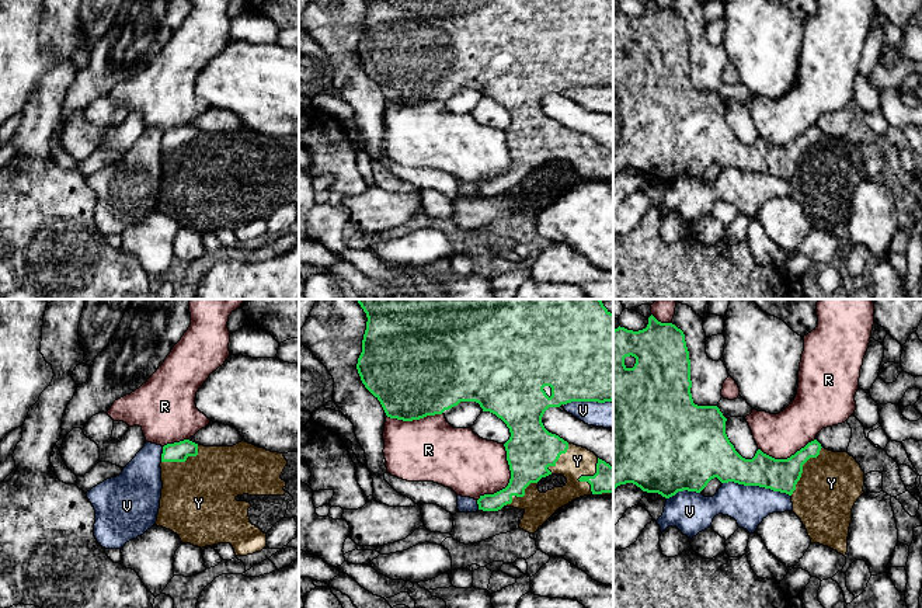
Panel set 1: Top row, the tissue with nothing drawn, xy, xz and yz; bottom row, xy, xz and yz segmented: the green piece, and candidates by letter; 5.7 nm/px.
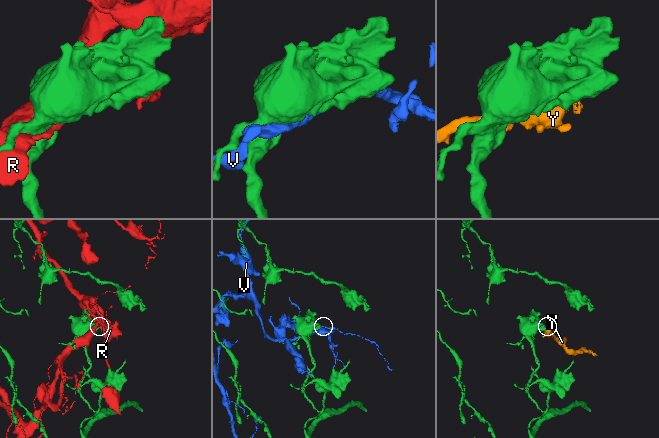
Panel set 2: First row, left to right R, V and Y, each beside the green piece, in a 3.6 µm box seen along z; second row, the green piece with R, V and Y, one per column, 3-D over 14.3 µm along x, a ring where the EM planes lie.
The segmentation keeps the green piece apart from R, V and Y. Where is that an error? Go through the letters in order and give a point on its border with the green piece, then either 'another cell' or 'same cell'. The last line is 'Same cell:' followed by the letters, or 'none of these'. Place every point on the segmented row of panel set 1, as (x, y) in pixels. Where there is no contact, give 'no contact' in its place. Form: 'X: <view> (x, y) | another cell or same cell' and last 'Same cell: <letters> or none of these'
R: xz (510, 479) | another cell
V: yz (757, 485) | another cell
Y: xz (584, 476) | same cell
Same cell: Y

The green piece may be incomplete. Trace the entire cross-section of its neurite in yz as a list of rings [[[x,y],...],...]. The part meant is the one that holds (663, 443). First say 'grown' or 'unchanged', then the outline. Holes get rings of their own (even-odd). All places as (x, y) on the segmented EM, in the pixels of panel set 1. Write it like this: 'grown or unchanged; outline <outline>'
grown; outline [[[653,315],[646,329],[633,331],[624,327],[613,330],[613,490],[633,483],[647,493],[658,493],[665,498],[678,491],[700,493],[717,477],[721,483],[734,482],[744,486],[759,486],[791,497],[793,513],[801,520],[811,539],[836,550],[848,552],[852,508],[864,493],[864,472],[848,452],[832,452],[814,440],[787,459],[775,459],[761,449],[752,459],[742,458],[726,434],[726,421],[717,406],[693,403],[690,359],[685,334],[672,323],[661,323]]]

